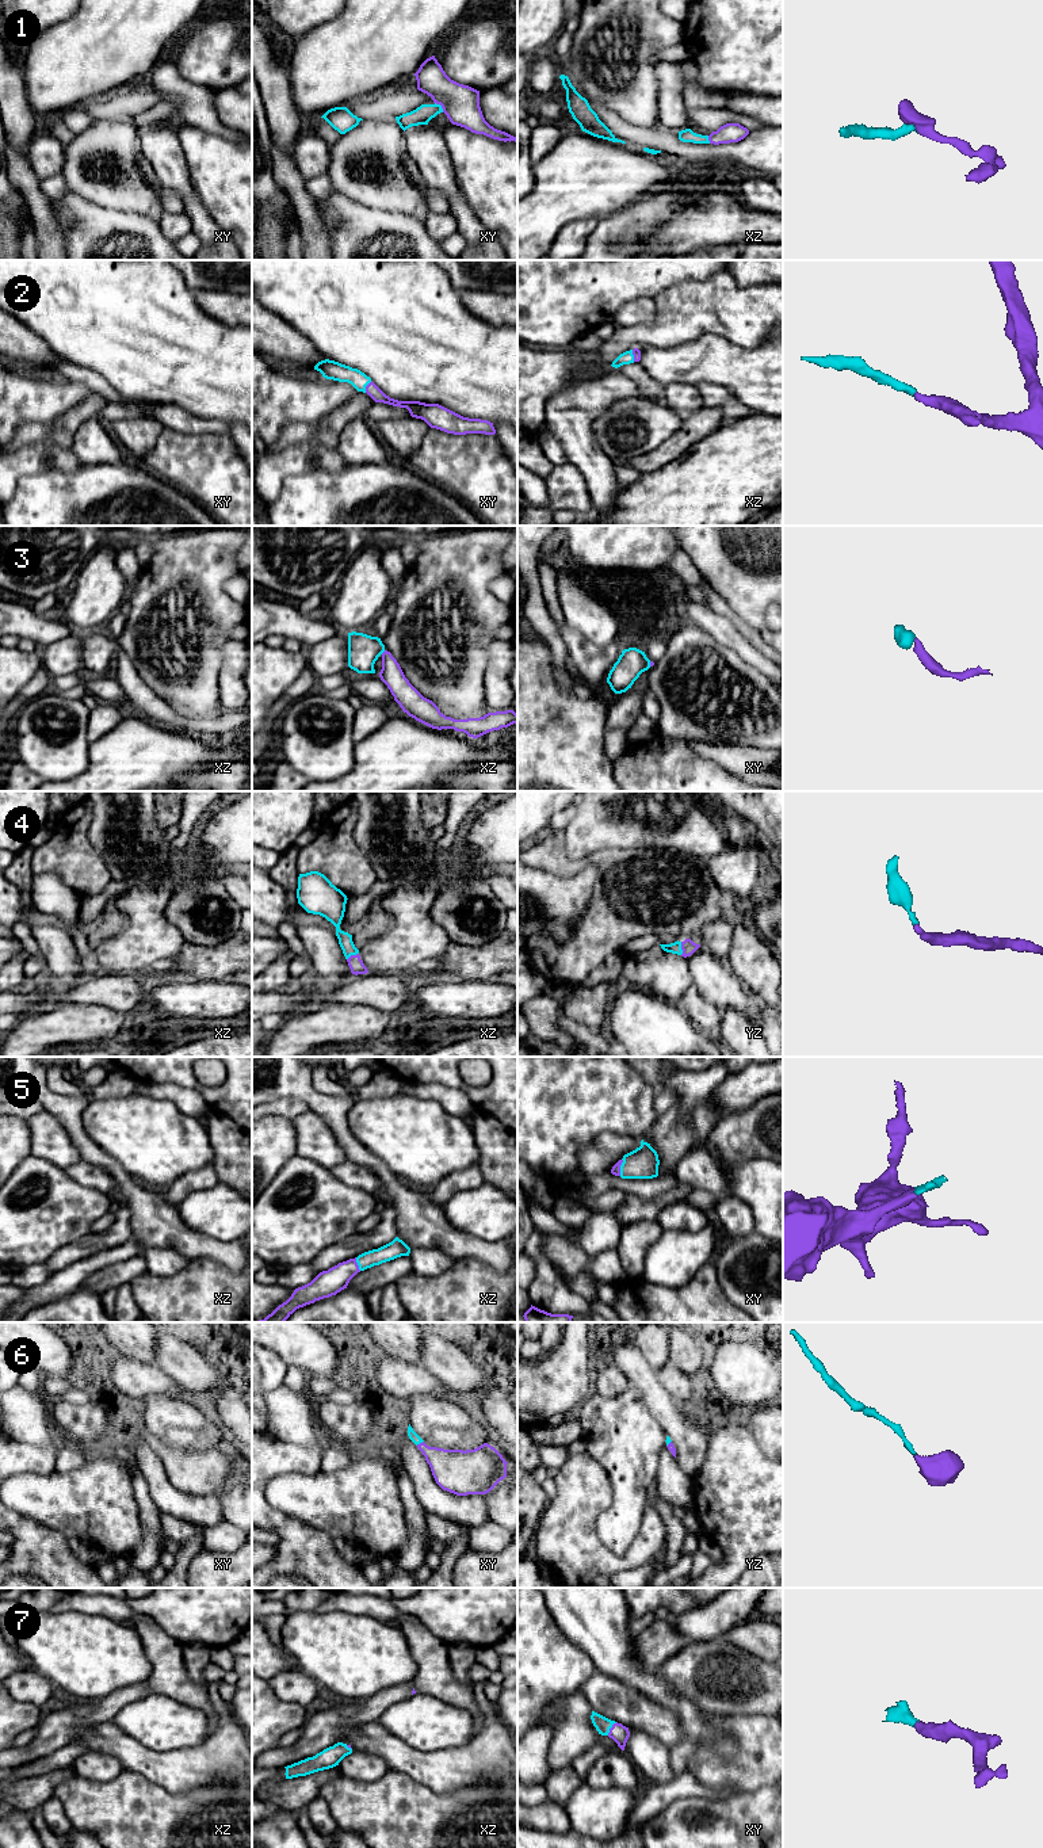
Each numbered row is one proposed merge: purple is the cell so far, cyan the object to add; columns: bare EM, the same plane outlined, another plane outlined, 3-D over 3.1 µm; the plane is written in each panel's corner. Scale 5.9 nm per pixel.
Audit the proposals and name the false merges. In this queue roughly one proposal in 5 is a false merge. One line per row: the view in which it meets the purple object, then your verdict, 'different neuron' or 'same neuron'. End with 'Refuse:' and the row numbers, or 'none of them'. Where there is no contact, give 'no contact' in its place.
1: meets purple in xy; same neuron
2: meets purple in xy; same neuron
3: meets purple in xz; same neuron
4: meets purple in yz; same neuron
5: meets purple in xy; same neuron
6: meets purple in xy; same neuron
7: meets purple in xy; same neuron
Refuse: none of them

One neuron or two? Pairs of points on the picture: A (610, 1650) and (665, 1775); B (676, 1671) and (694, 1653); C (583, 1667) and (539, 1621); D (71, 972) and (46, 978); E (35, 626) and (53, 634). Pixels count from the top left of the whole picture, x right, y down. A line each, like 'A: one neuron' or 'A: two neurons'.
A: two neurons
B: one neuron
C: one neuron
D: two neurons
E: one neuron

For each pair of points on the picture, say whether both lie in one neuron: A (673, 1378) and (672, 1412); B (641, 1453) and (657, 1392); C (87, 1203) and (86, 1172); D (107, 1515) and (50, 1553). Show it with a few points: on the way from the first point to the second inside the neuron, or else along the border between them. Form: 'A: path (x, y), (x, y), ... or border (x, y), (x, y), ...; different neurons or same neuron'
A: border (656, 1371), (657, 1379), (679, 1405); different neurons
B: border (633, 1386), (641, 1392), (646, 1408), (667, 1435); different neurons
C: border (64, 1169), (76, 1182), (107, 1194); different neurons
D: border (41, 1523), (58, 1530), (71, 1553), (88, 1565); different neurons

